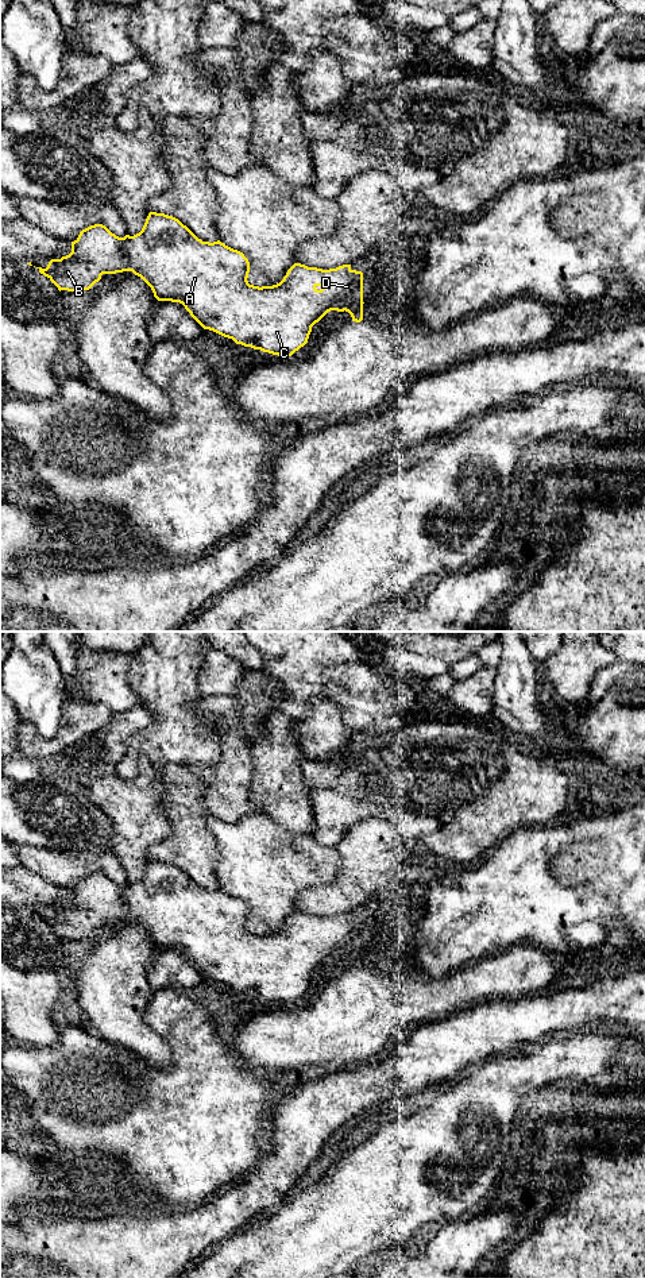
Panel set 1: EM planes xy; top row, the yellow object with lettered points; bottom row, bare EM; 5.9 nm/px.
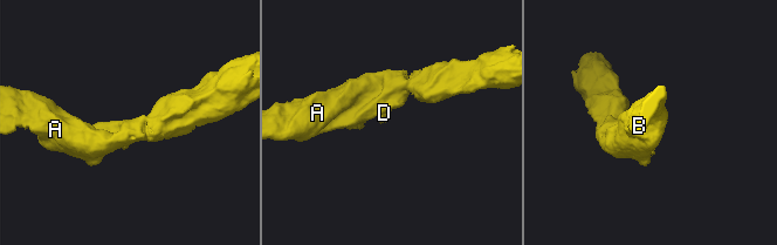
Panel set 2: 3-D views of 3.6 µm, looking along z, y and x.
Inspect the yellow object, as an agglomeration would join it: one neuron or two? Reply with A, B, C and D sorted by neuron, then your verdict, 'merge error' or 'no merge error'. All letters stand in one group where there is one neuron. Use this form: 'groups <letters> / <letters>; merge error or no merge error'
groups A B C D; no merge error

